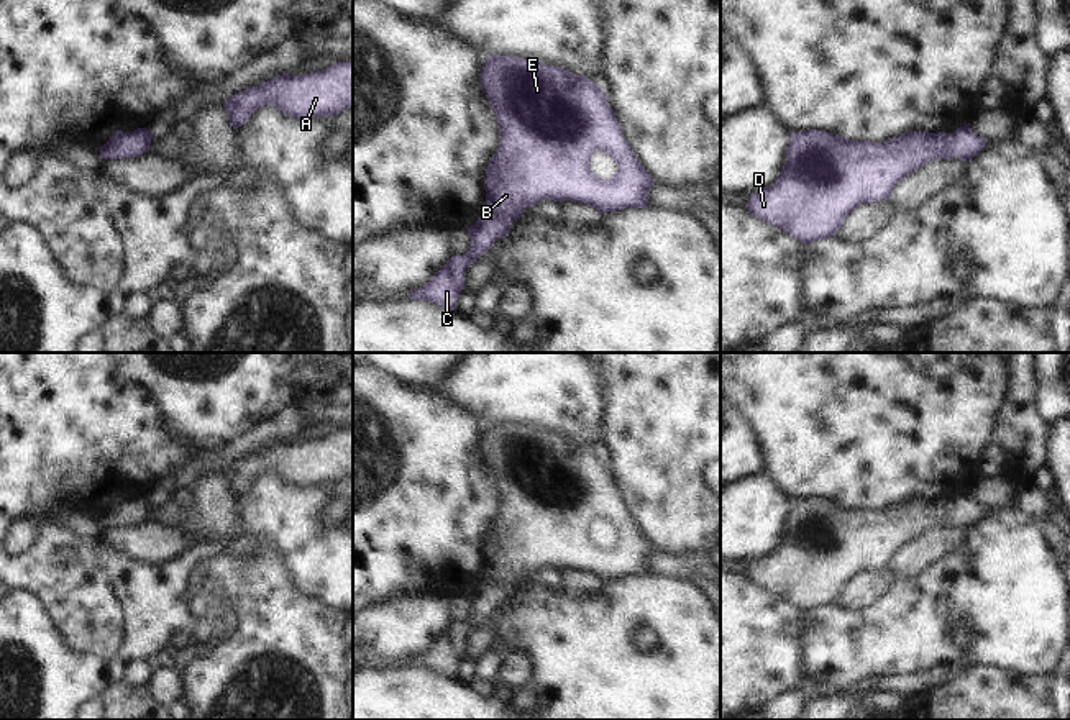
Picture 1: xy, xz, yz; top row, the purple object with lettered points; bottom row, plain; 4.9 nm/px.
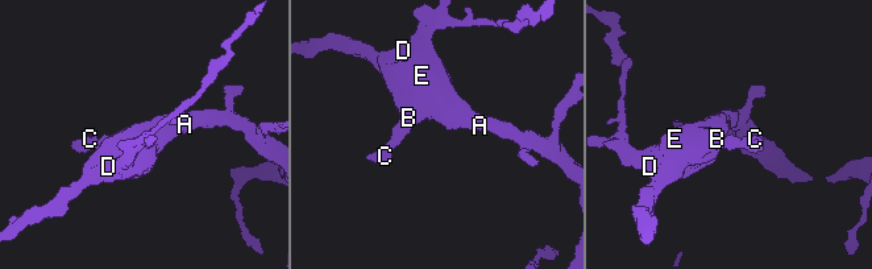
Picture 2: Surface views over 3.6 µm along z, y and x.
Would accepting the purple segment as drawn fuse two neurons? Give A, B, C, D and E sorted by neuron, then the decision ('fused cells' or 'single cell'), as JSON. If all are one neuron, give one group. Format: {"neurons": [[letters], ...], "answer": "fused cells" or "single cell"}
{"neurons": [["A", "B", "C", "D", "E"]], "answer": "single cell"}

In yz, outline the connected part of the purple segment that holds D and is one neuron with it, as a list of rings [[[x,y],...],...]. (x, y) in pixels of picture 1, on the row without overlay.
[[[970,492],[953,500],[909,499],[883,510],[853,508],[835,500],[807,497],[789,500],[780,545],[750,563],[747,577],[798,608],[809,612],[835,604],[844,587],[860,572],[888,567],[899,548],[935,526],[973,526],[986,508]]]

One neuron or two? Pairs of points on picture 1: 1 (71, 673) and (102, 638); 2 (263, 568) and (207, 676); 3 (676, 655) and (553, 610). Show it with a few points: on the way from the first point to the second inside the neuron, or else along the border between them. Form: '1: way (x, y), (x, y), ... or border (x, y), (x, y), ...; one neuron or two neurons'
1: border (58, 630), (73, 648), (102, 658), (123, 640); two neurons
2: way (263, 594), (263, 620), (233, 650); one neuron
3: way (645, 661), (604, 661), (585, 642); one neuron

